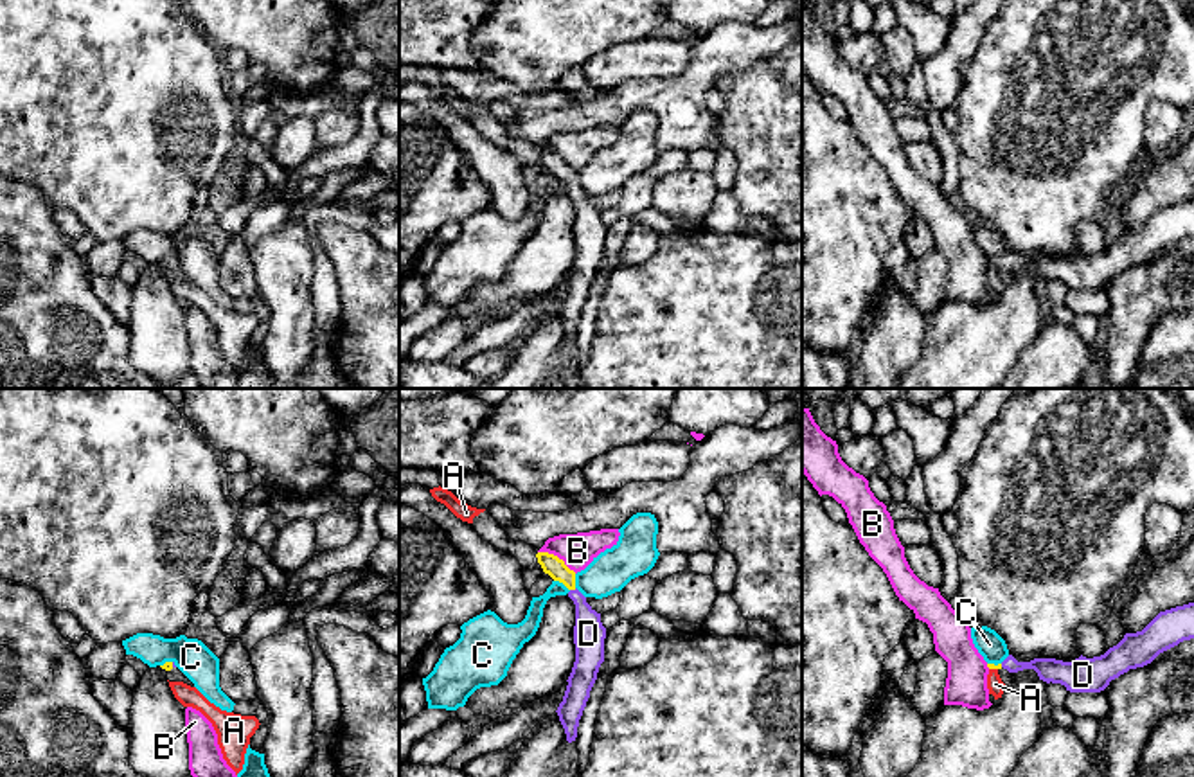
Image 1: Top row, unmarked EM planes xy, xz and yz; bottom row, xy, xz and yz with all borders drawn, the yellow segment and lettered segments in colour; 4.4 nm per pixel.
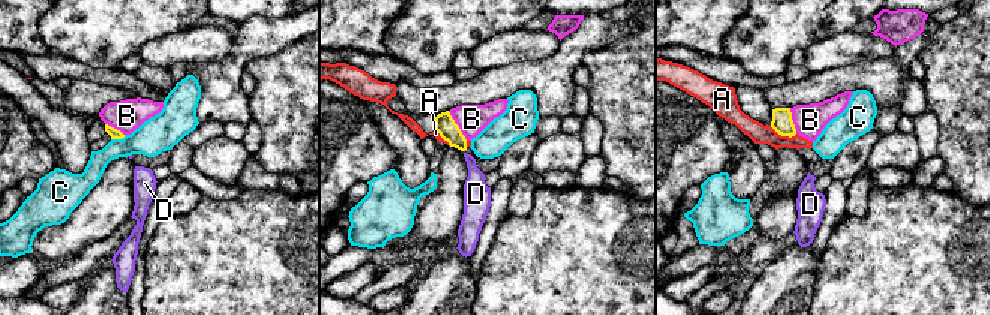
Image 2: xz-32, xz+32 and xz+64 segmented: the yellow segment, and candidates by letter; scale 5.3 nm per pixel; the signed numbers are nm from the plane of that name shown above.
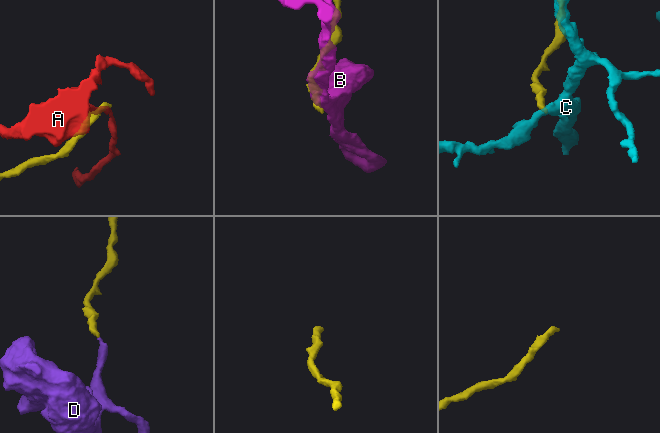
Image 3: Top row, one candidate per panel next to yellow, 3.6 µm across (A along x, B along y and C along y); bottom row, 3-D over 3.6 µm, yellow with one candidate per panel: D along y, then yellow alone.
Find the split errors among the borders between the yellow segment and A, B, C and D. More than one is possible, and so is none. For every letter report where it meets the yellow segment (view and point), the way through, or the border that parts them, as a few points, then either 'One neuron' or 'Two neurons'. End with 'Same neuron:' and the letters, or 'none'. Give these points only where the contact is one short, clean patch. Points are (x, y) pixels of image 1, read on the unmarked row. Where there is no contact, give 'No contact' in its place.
A: Touches yellow at yz (993, 265). Boundary: yz (989, 265), (997, 267). Two neurons
B: Touches yellow at xz (556, 153). Boundary: xz (538, 148), (556, 151), (576, 169). Two neurons
C: Touches yellow at xz (561, 178). Boundary: xz (554, 177), (569, 187). Two neurons
D: Touches yellow at xz (572, 186). Path across: xz (552, 162), (572, 186), (587, 216), (588, 231). One neuron
Same neuron: D

